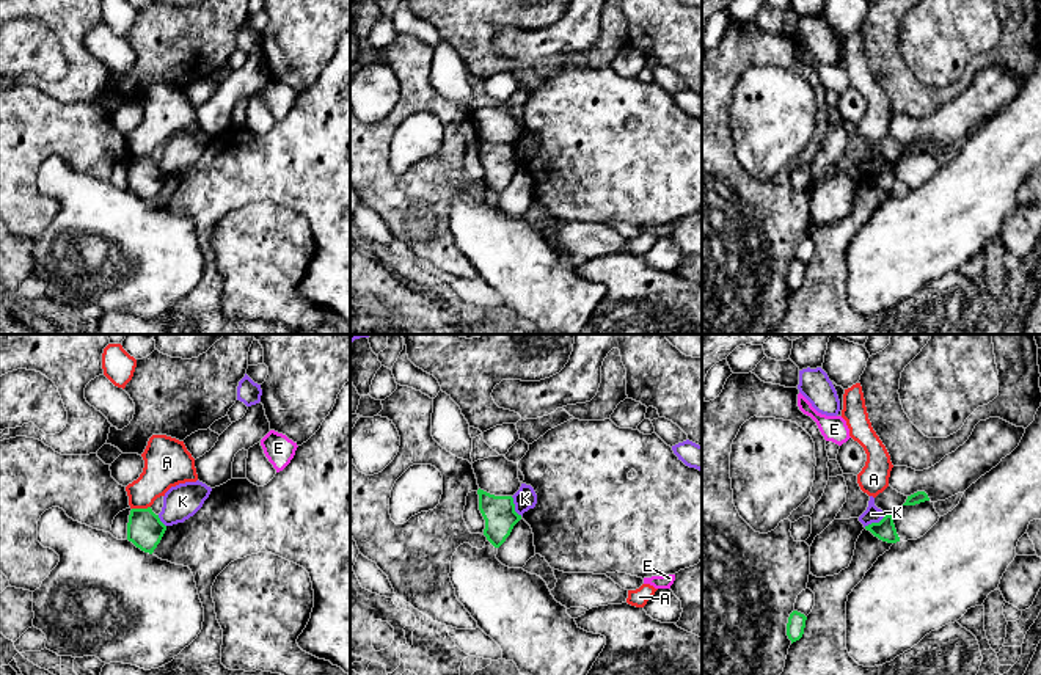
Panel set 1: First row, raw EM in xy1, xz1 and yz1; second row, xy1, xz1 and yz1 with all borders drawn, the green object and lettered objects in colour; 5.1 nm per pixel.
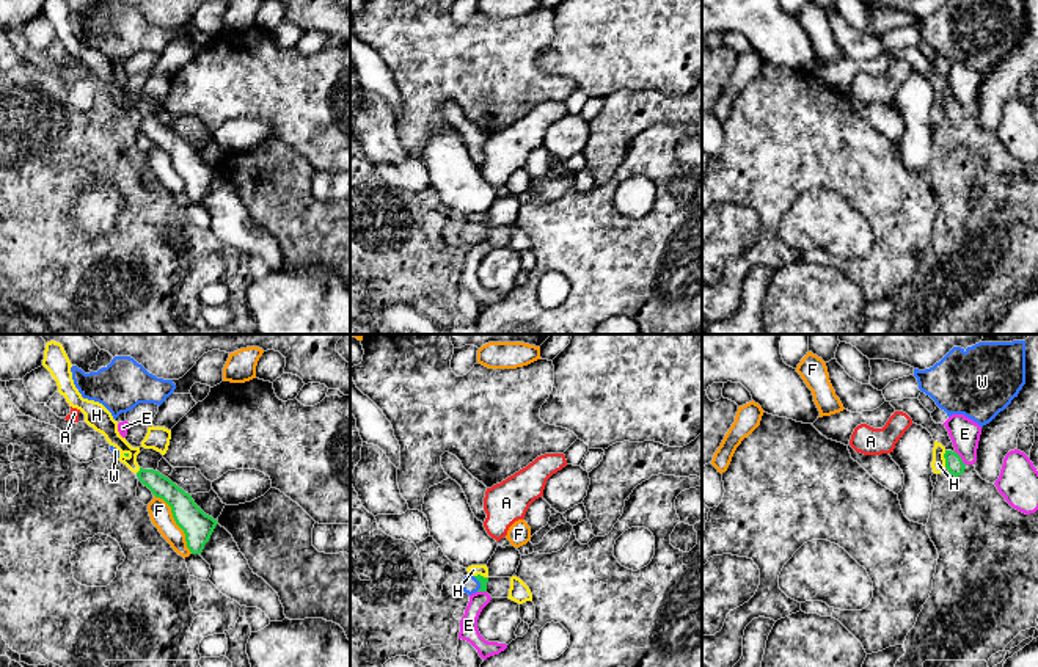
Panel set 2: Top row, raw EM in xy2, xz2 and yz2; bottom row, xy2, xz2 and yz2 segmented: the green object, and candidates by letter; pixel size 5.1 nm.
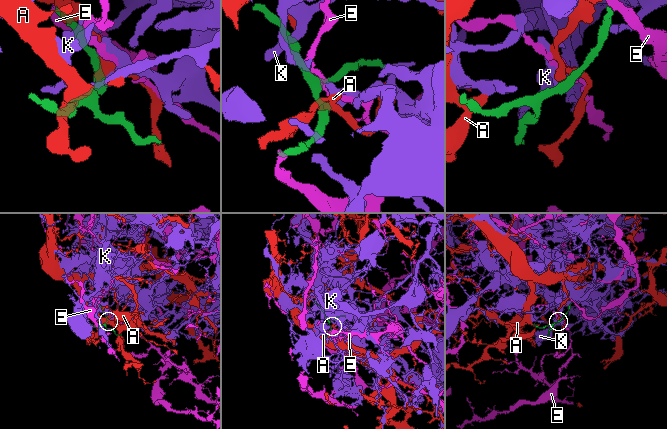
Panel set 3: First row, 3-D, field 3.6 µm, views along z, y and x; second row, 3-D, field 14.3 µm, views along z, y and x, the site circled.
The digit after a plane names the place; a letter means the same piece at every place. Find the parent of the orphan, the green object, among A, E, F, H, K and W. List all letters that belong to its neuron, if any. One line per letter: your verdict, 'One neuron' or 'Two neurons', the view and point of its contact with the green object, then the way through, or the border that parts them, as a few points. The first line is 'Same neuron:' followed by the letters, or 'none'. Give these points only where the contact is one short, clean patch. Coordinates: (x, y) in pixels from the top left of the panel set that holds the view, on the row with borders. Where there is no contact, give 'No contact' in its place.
Same neuron: W
A: Two neurons. Touches green at xy1 (140, 509). Boundary: xy1 (149, 506), (132, 509)
E: Two neurons. Touches green at yz2 (960, 459). Boundary: yz2 (955, 451), (964, 465)
F: Two neurons. Touches green at xy2 (176, 523). Boundary: xy2 (154, 495), (170, 507), (192, 553)
H: Two neurons. Touches green at yz2 (944, 457). Boundary: yz2 (946, 451), (944, 466)
K: Two neurons. Touches green at xz1 (514, 507). Boundary: xz1 (511, 496), (515, 510), (522, 515)
W: One neuron. Touches green at xz2 (481, 584). Path across: xz2 (479, 578), (481, 584), (470, 584)

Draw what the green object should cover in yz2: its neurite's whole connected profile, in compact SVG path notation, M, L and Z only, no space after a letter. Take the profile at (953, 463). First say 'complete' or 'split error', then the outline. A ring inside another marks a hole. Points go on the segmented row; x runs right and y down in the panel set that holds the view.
complete | M945 450L945 468L948 472L955 477L961 476L966 469L966 465L963 463L961 457L956 452Z

